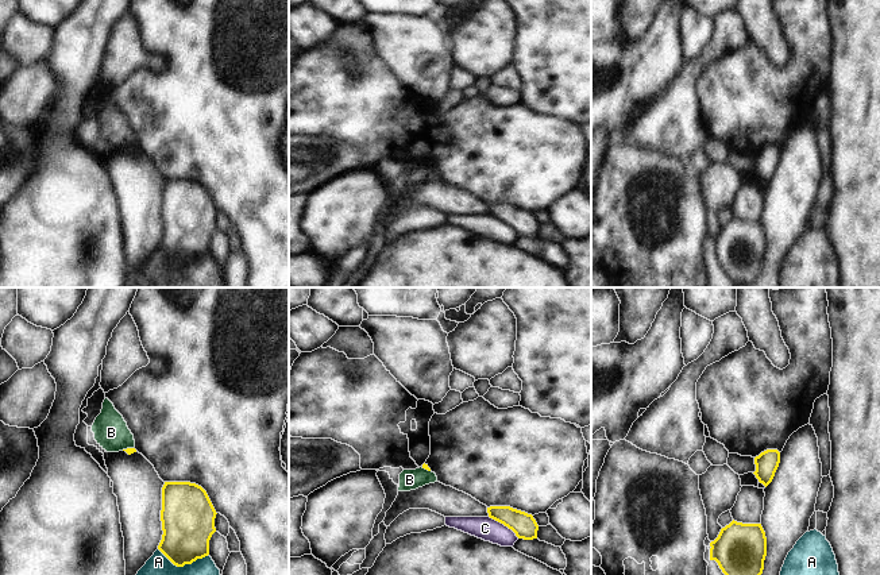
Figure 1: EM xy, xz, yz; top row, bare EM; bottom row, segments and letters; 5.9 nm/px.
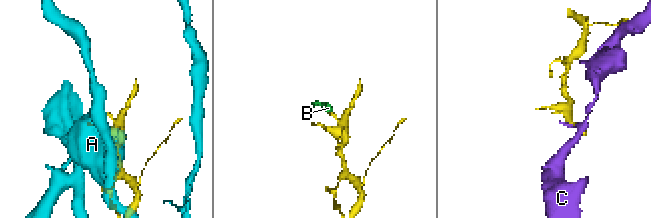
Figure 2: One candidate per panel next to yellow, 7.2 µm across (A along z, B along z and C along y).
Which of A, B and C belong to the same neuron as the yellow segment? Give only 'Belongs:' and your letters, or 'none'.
Belongs: none

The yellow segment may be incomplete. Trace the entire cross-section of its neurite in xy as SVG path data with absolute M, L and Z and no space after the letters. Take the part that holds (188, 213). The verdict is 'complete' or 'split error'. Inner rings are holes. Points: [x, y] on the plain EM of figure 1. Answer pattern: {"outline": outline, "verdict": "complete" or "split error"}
{"outline": "M165 180L162 185L162 238L158 247L177 265L209 252L209 238L216 229L216 208L207 189L190 180Z", "verdict": "complete"}

